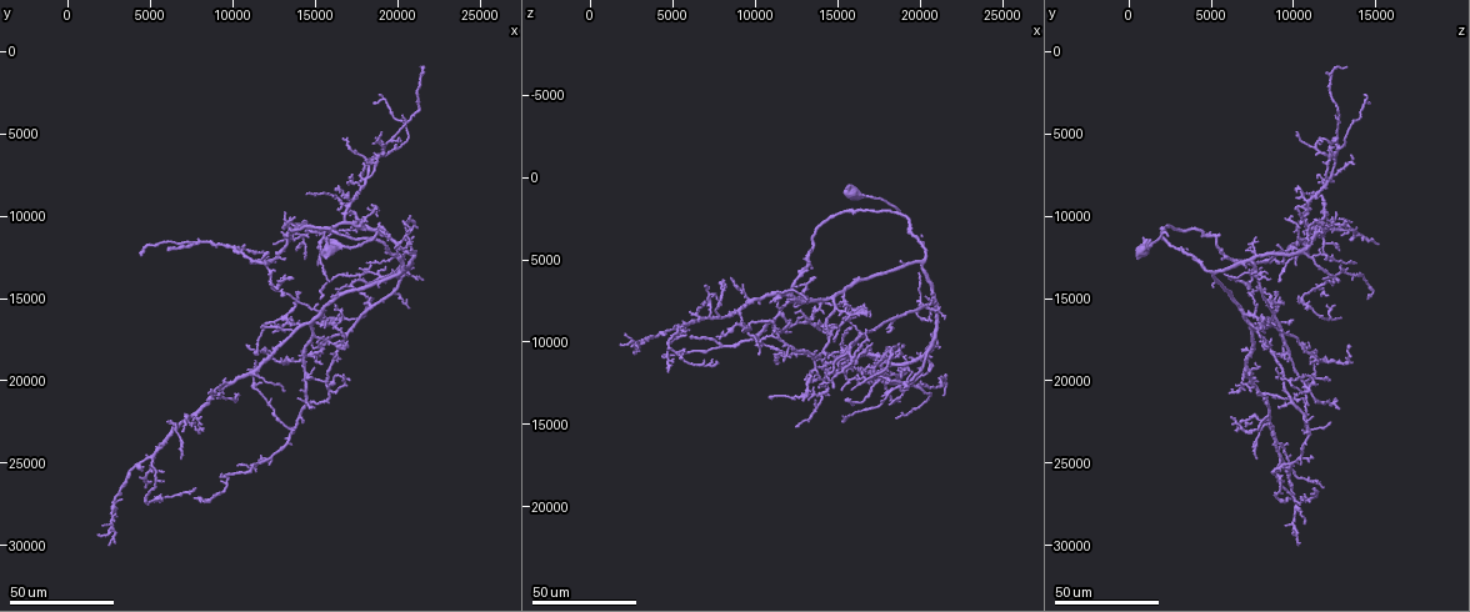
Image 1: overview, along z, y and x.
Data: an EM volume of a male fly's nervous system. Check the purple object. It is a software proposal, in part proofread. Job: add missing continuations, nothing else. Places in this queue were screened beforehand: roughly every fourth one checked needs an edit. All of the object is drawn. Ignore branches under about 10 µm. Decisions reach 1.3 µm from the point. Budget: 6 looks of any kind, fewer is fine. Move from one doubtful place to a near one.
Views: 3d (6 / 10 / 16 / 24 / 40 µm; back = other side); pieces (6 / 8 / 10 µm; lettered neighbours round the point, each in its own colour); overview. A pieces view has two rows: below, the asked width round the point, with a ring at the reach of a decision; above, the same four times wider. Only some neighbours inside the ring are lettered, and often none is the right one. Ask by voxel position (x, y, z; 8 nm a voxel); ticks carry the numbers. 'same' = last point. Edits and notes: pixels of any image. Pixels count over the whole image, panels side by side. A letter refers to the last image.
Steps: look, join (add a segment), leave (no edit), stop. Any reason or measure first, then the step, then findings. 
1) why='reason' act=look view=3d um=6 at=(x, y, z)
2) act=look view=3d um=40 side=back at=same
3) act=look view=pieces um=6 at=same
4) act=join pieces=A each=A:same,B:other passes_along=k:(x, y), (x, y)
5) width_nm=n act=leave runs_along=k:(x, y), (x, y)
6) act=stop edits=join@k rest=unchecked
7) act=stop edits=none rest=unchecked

why='branch stops here' act=look view=3d um=24 at=(13400, 11200, 5400)

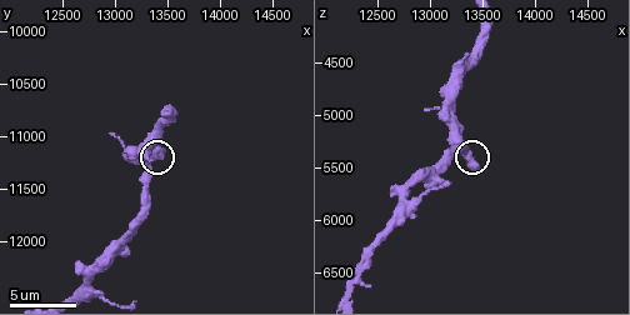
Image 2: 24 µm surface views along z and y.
why='see the neighbours' act=look view=pieces um=8 at=(13440, 11120, 5520)

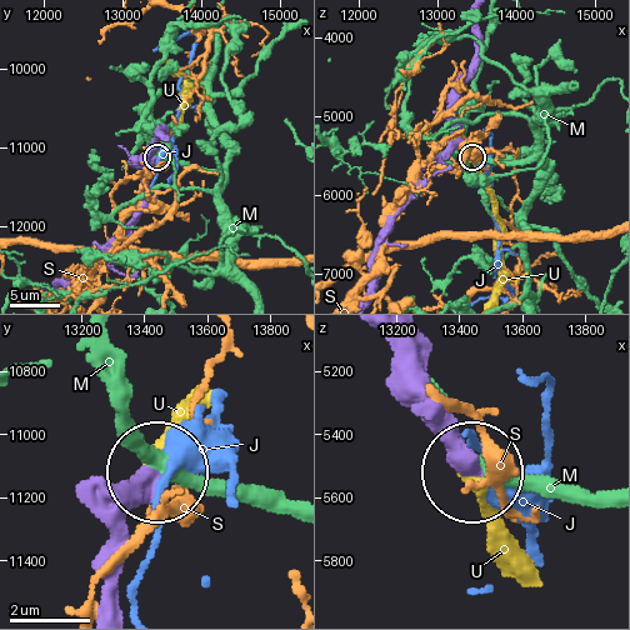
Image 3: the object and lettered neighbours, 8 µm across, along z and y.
act=join pieces=U each=J:other,M:other,S:other,U:same found='the neuron continues'

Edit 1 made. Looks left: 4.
why='tapers out' act=look view=3d um=40 at=(16400, 14800, 11800)

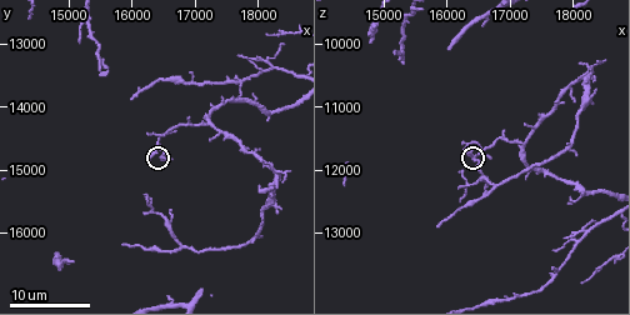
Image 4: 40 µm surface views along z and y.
act=look view=pieces um=6 at=(16300, 14800, 11650)

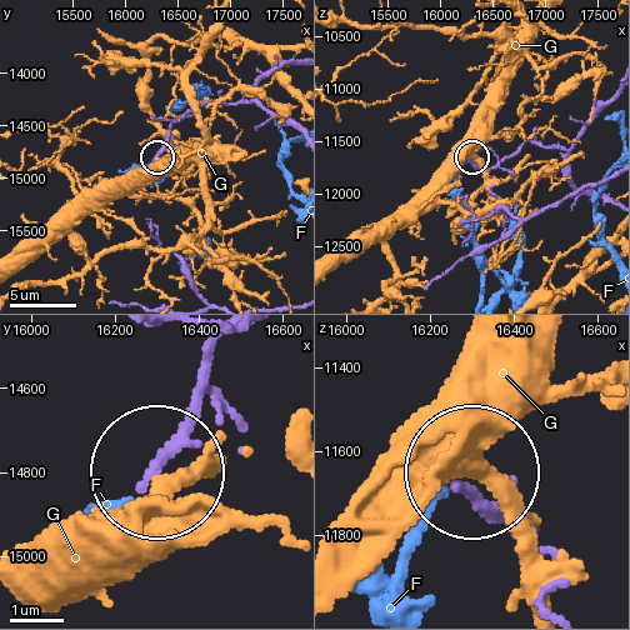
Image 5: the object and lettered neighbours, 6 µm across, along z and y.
act=leave each=F:other,G:other found='none of them fits'

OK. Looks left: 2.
why='an open end' act=look view=3d um=40 at=(18400, 5800, 12200)

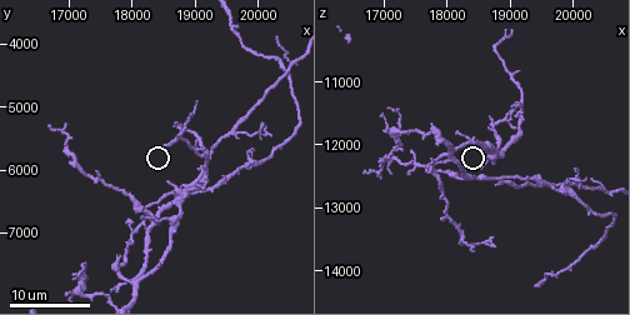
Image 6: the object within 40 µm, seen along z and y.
why='see the neighbours' act=look view=pieces um=10 at=(18550, 5600, 12400)

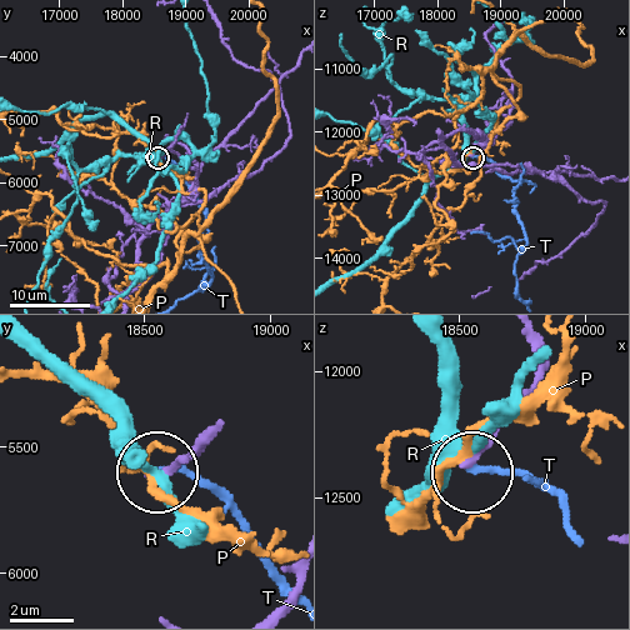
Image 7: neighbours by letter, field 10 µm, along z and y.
act=leave each=P:other,R:other,T:other runs_along=7:(524, 335), (534, 384), (475, 461) found='no lettered segment goes on from it'

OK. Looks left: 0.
act=stop edits=join@3 rest=unchecked

